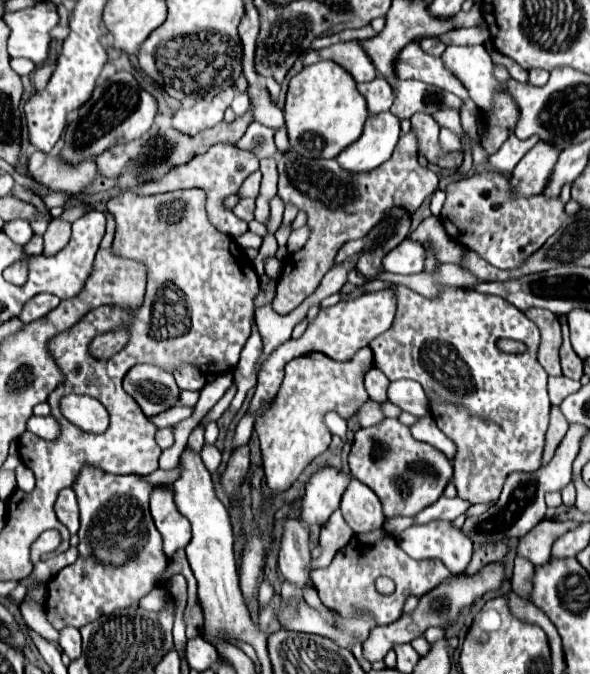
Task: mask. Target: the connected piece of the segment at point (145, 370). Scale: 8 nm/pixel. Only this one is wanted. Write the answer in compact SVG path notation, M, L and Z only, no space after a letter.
M138 364L124 376L124 390L130 394L142 412L158 416L180 402L180 388L170 372L152 364Z

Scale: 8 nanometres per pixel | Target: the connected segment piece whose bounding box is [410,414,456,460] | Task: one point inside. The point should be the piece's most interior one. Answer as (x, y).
(424, 429)

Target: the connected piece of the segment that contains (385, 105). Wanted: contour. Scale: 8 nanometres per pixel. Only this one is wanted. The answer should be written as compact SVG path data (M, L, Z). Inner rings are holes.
M376 78L372 82L366 84L358 84L360 94L366 98L368 102L368 110L370 114L378 114L378 112L386 112L390 110L392 102L394 102L394 90L392 86L386 82L386 78Z

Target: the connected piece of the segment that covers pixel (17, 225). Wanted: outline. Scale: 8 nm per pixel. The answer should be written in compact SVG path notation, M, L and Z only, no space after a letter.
M26 220L6 222L4 228L2 228L2 232L8 234L8 238L12 238L12 240L14 240L16 244L20 244L20 246L24 246L24 244L34 236L34 232L32 232L32 228L30 228L30 224L28 224Z

